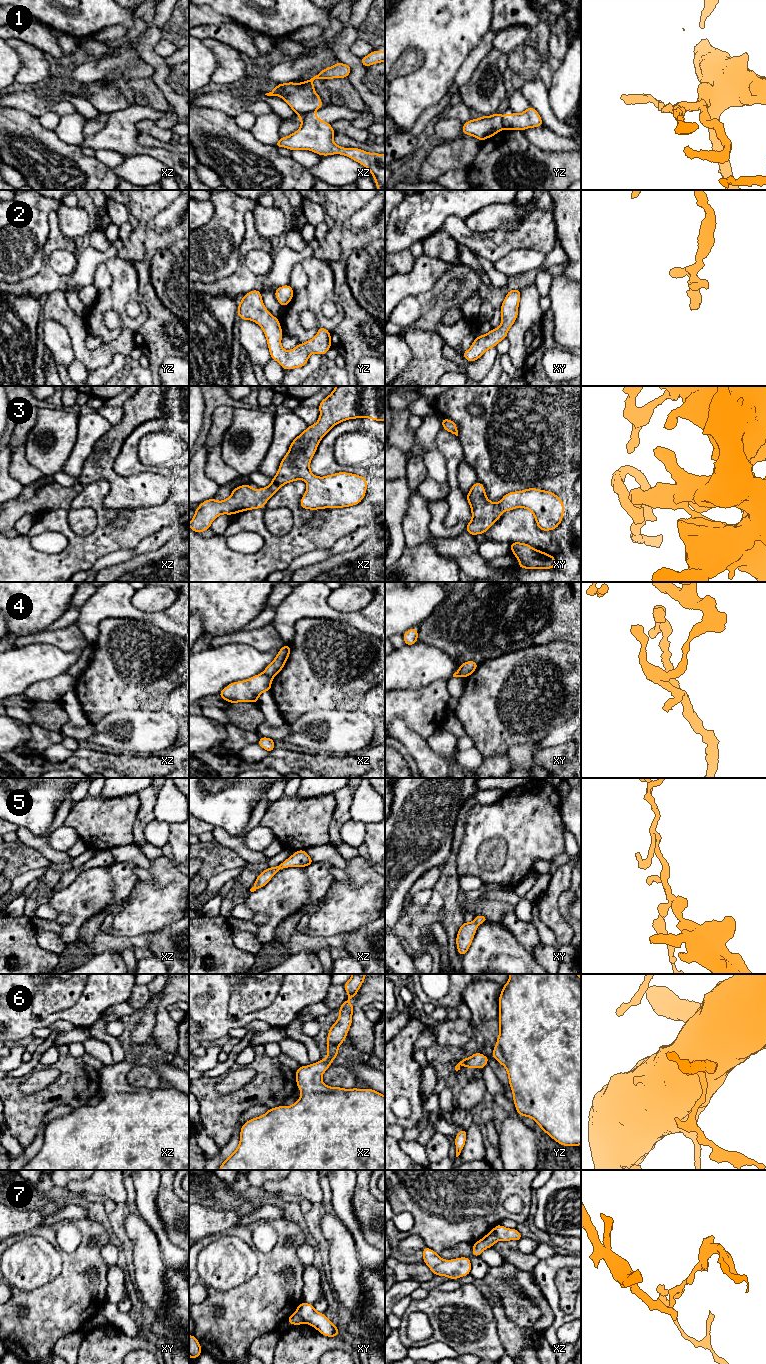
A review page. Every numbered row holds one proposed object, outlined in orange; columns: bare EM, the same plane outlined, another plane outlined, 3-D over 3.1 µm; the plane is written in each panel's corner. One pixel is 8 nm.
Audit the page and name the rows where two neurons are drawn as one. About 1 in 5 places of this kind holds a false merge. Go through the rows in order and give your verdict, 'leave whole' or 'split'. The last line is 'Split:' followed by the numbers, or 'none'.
1: split
2: leave whole
3: leave whole
4: split
5: leave whole
6: leave whole
7: split
Split: 1, 4, 7

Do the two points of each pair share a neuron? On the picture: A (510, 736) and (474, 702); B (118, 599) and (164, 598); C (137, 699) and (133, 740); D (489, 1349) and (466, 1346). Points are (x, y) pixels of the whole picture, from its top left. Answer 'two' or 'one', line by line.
A: one
B: two
C: two
D: one

